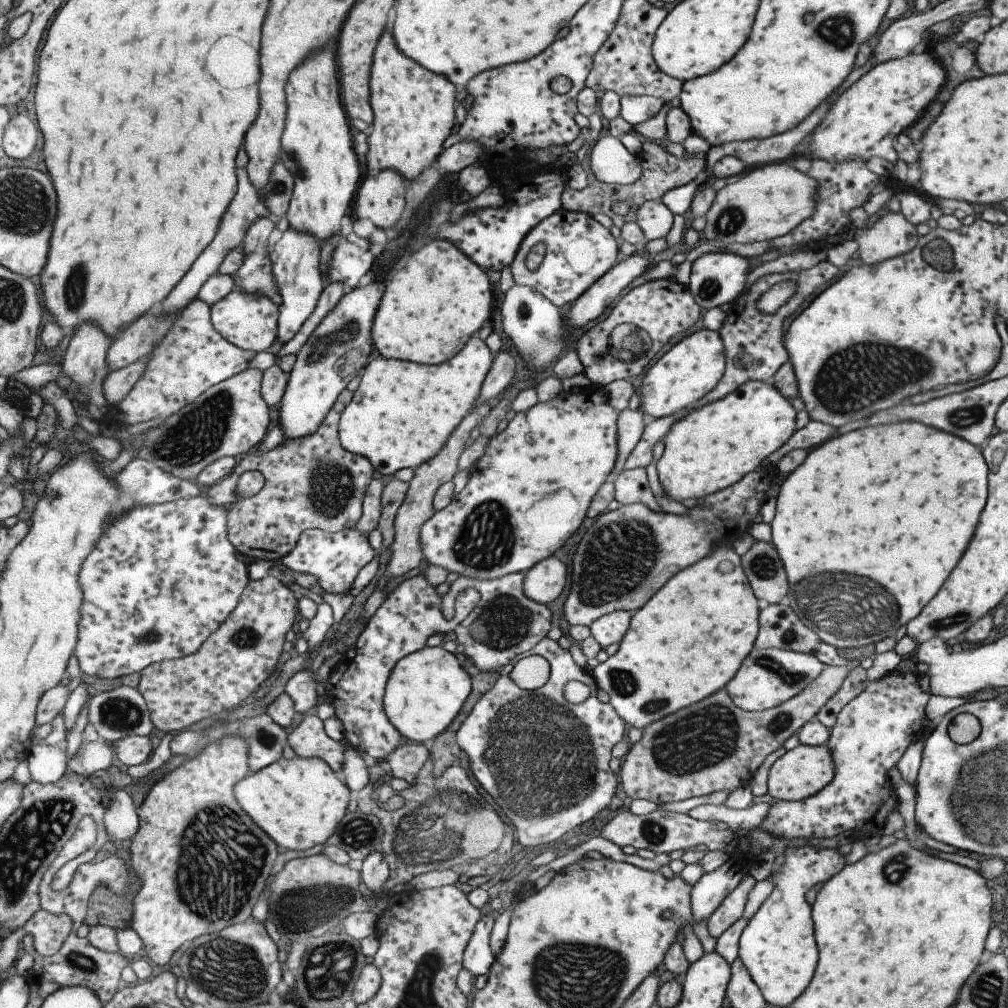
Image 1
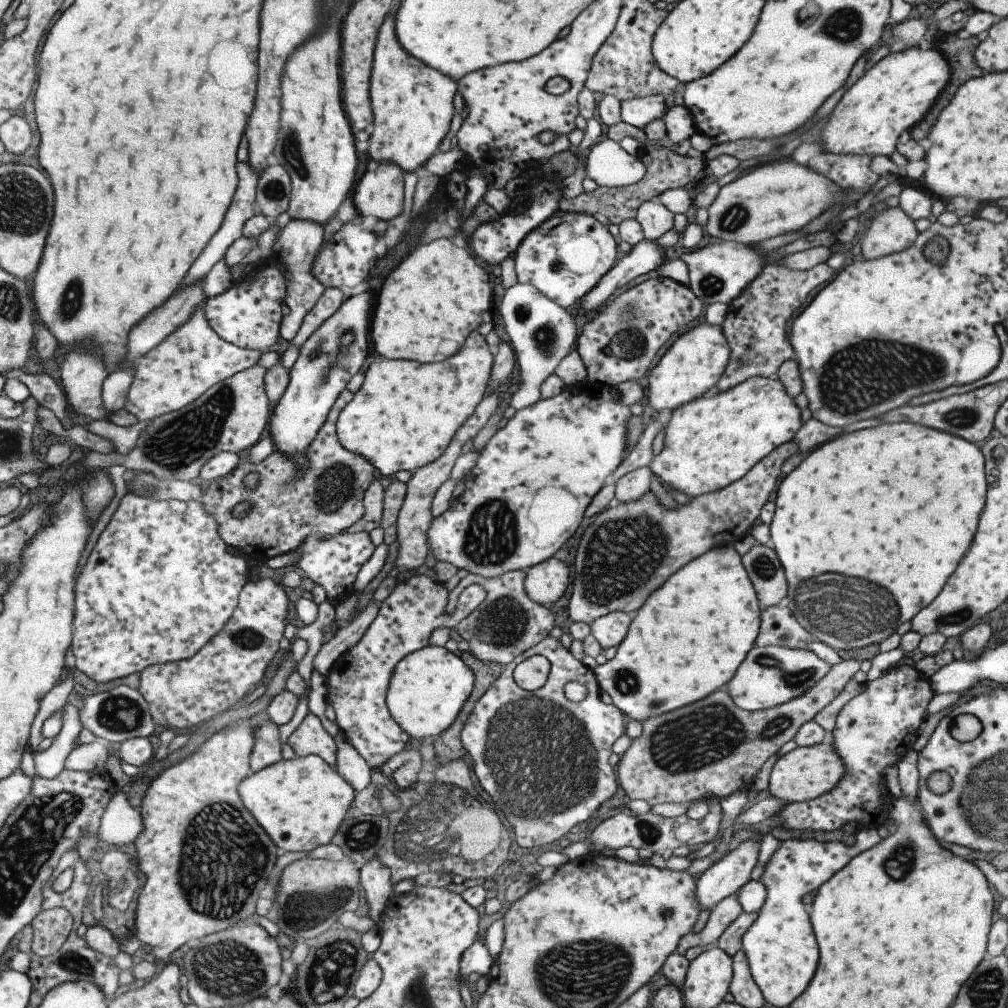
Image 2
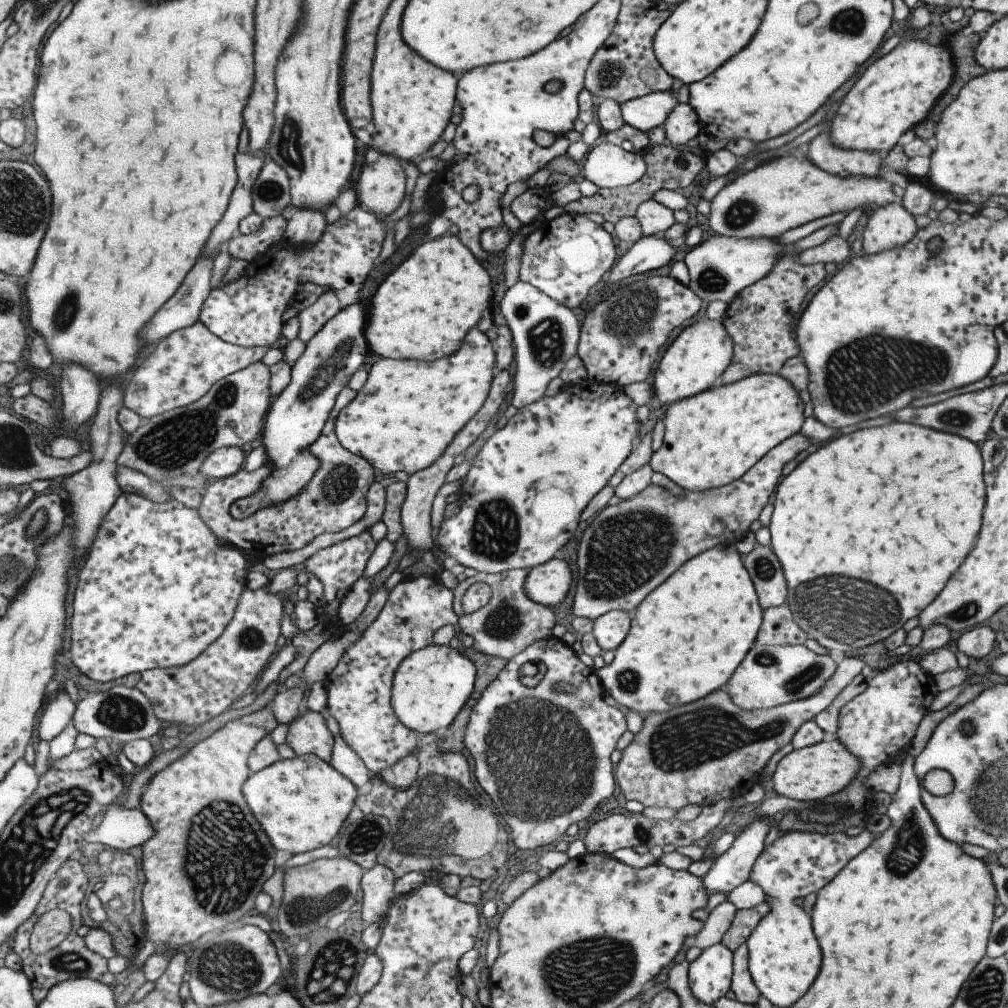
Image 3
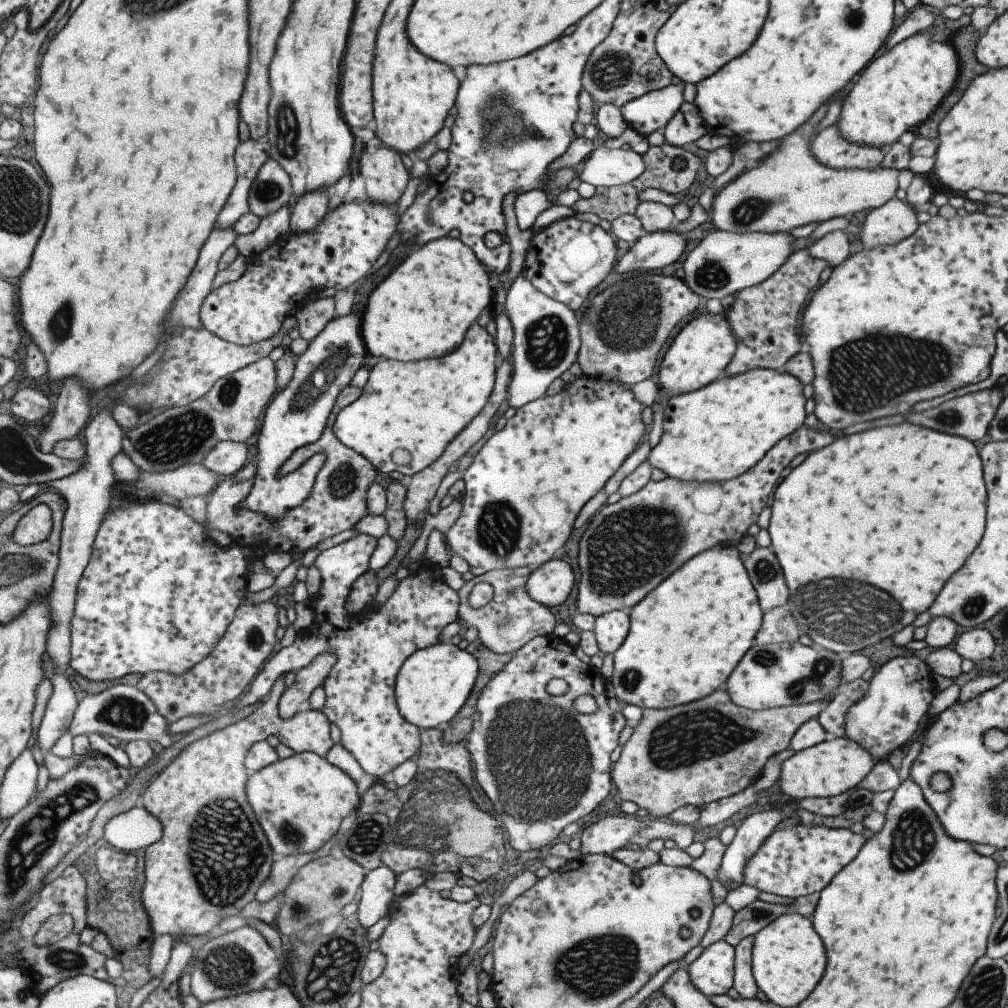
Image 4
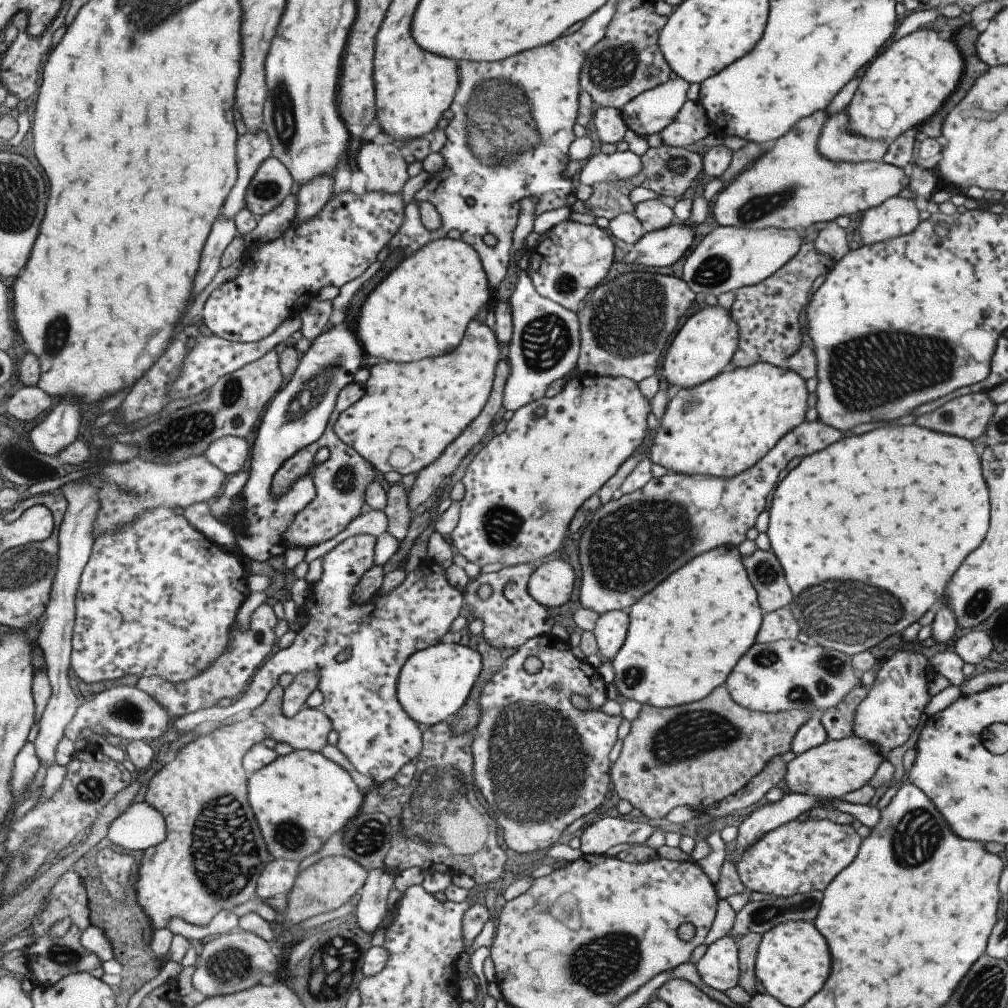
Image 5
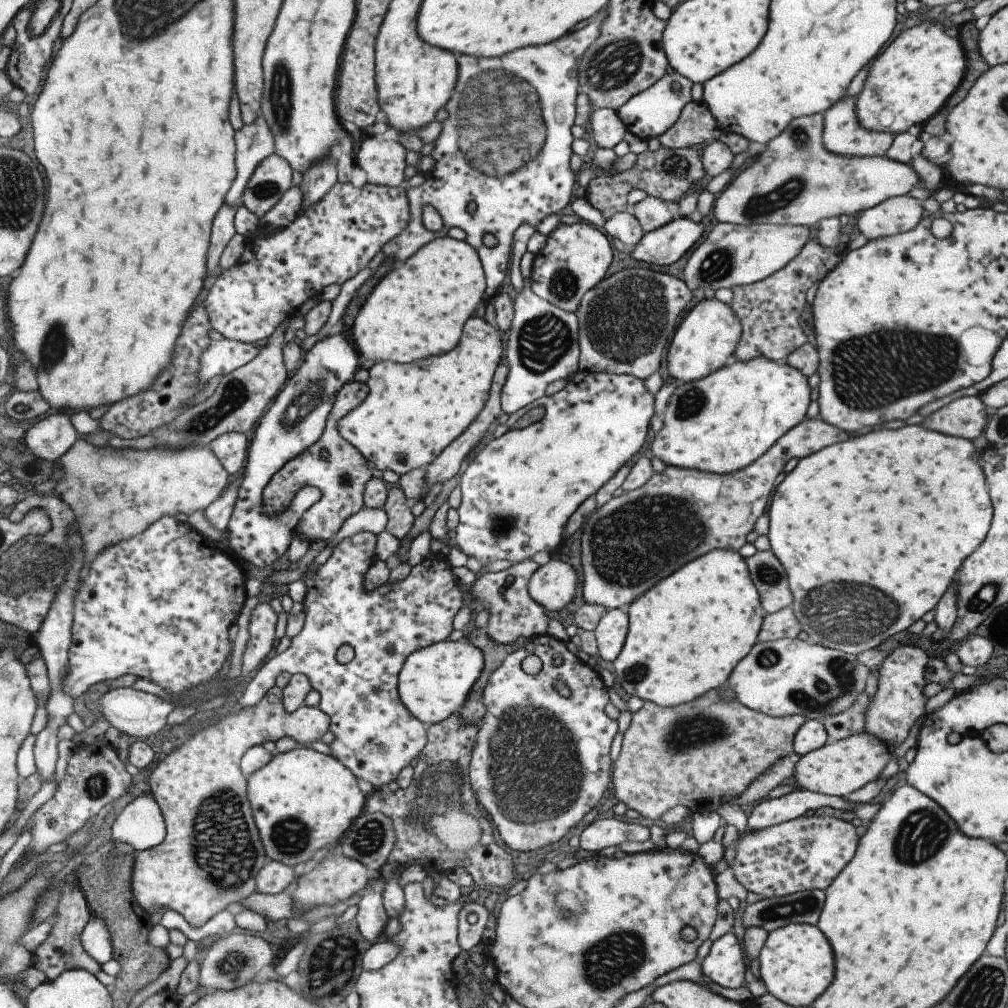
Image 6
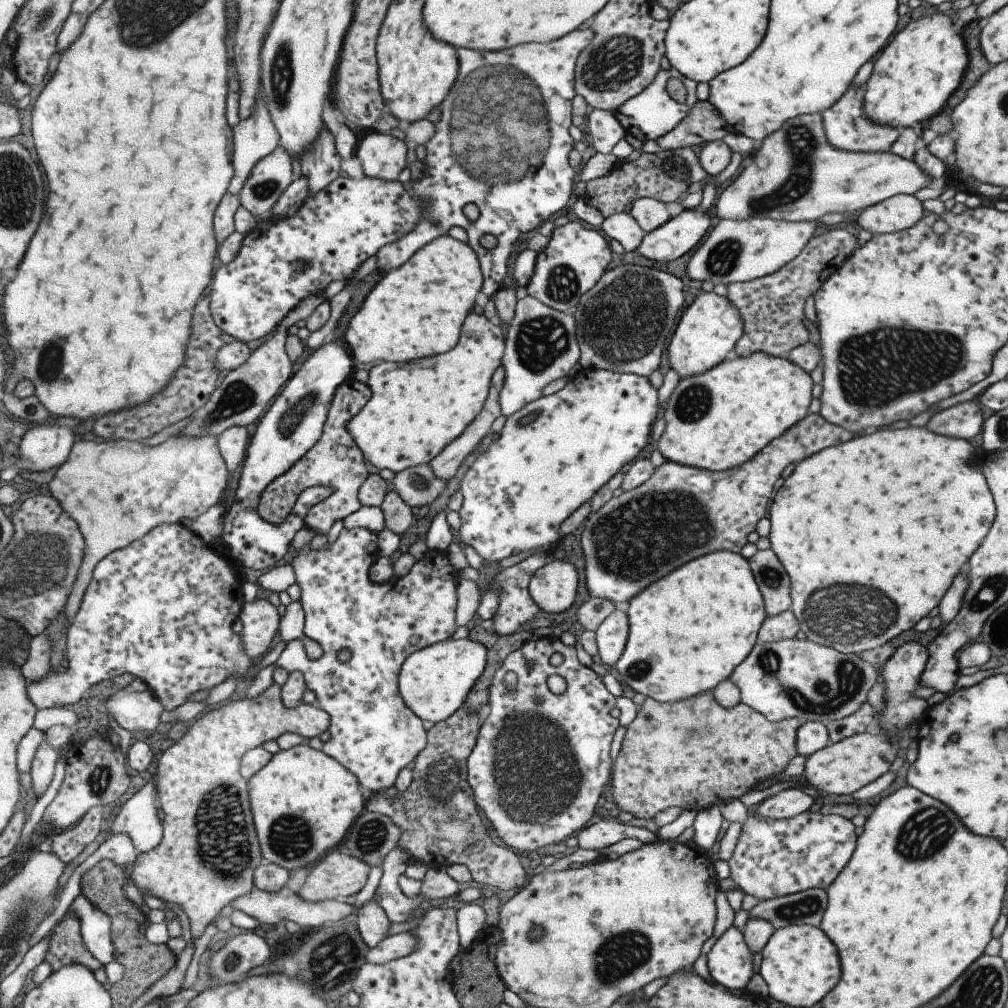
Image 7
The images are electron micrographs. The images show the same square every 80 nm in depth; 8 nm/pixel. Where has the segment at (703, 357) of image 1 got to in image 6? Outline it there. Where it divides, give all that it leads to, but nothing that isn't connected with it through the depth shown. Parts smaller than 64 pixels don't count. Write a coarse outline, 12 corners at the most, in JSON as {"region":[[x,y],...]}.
{"region":[[701,299],[679,321],[665,356],[680,384],[734,354],[739,319],[729,304]]}

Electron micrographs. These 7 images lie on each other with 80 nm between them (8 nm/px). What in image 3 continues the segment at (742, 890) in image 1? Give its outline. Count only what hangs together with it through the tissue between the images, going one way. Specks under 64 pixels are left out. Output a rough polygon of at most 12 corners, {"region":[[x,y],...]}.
{"region":[[724,901],[708,913],[702,929],[687,937],[670,965],[652,979],[664,982],[667,970],[684,960],[687,950],[719,943],[737,909]]}

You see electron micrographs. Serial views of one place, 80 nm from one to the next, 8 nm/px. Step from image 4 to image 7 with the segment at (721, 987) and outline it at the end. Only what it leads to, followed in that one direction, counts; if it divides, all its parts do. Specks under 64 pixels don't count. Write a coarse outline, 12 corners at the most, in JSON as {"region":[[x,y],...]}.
{"region":[[731,925],[706,954],[712,980],[744,989],[752,952]]}

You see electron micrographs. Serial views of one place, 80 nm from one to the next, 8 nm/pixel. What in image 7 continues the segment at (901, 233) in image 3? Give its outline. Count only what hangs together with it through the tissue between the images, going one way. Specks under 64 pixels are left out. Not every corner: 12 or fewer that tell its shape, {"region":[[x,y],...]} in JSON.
{"region":[[913,195],[864,208],[857,224],[872,236],[913,226],[923,216]]}

